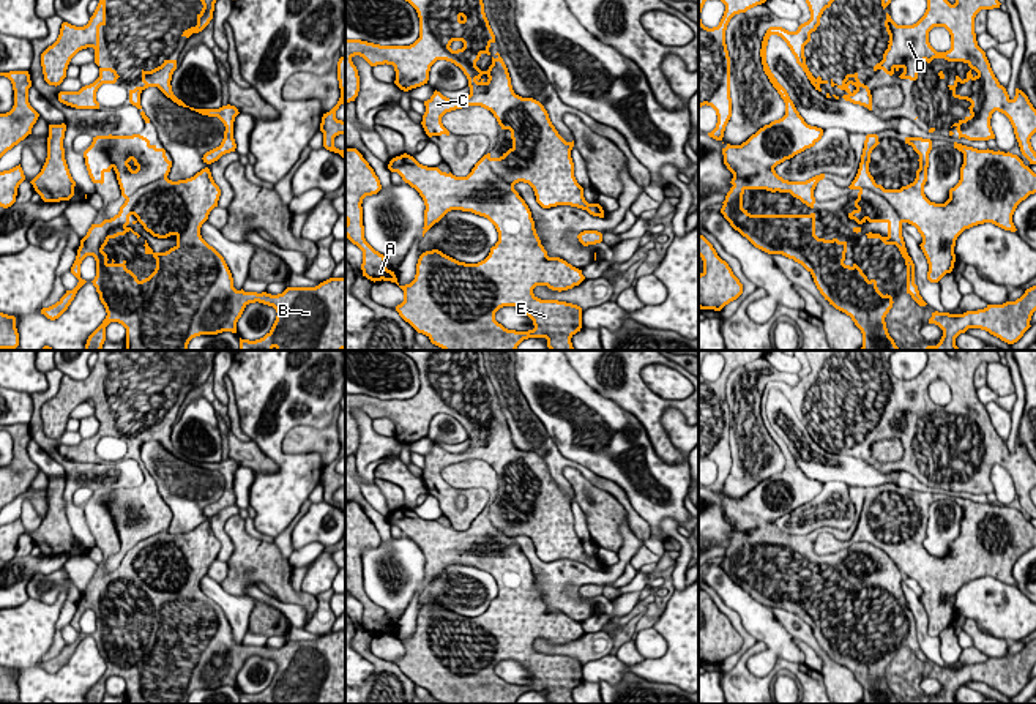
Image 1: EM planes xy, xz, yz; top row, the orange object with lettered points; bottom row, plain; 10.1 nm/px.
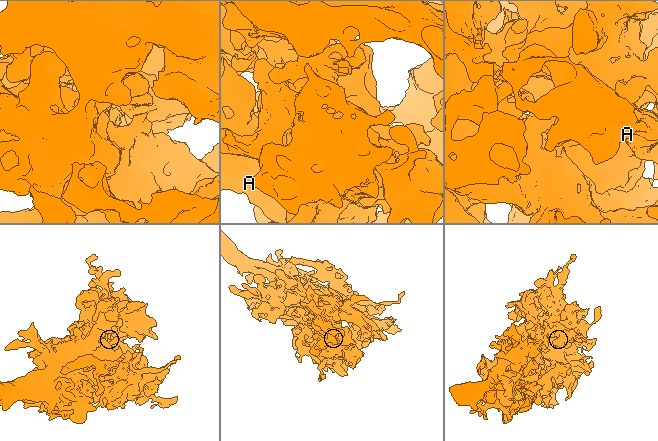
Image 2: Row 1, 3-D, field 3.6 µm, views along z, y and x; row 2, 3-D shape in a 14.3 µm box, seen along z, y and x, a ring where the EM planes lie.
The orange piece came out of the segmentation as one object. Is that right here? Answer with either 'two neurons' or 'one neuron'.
one neuron

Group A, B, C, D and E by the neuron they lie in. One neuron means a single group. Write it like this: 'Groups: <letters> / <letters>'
Groups: A B C D E

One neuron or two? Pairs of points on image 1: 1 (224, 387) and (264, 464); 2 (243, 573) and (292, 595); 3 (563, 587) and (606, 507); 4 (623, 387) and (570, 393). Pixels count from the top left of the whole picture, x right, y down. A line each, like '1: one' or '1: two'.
1: one
2: one
3: two
4: two

